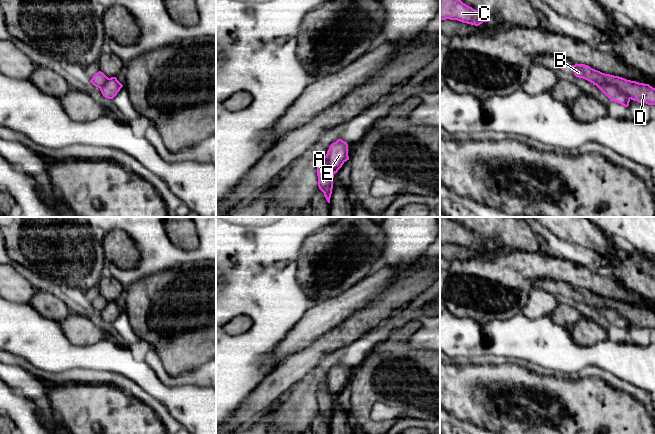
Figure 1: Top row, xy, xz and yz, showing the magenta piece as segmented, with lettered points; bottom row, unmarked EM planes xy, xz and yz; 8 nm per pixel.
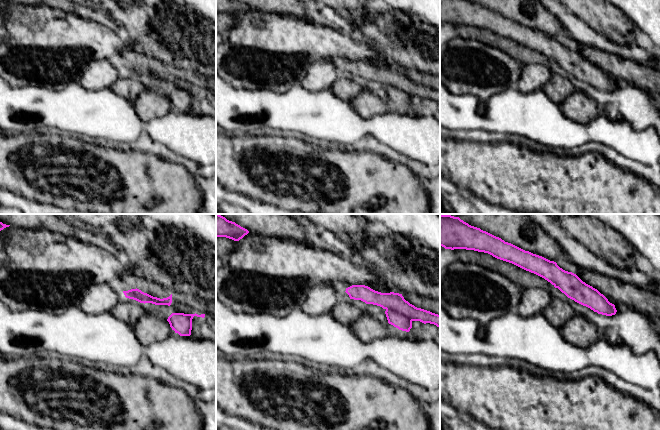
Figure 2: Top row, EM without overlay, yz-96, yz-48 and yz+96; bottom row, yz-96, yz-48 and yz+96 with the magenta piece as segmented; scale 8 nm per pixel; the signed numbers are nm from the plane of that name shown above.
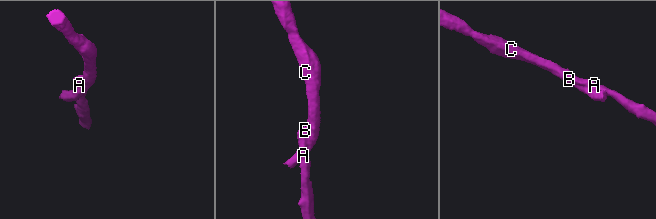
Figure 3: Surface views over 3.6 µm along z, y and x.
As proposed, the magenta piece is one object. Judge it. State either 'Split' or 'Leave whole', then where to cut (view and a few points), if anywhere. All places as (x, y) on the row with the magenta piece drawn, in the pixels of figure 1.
Split. Split along yz (593, 82), (613, 84), (629, 99)

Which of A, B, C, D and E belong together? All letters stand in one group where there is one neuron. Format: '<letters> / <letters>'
A B D / C E

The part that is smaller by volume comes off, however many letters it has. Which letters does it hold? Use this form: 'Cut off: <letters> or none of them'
Cut off: A, B, D

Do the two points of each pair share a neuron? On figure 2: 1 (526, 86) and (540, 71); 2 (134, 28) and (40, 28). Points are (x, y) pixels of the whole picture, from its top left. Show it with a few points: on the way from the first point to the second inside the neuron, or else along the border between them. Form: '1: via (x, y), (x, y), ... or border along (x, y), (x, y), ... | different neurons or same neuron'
1: via (529, 82), (536, 75) | same neuron
2: border along (124, 34), (133, 43), (135, 49) | different neurons

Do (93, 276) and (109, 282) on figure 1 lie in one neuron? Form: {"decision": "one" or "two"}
{"decision": "two"}

